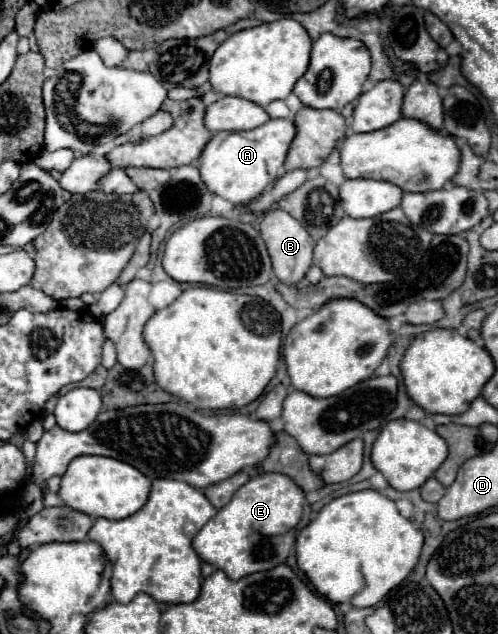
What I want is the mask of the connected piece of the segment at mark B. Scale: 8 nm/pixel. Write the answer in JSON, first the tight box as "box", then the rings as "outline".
{"box":[260,208,314,284],"outline":[[[272,208],[264,214],[264,220],[260,224],[260,234],[266,242],[266,248],[270,252],[272,258],[272,268],[276,278],[282,284],[296,284],[300,282],[310,264],[312,264],[312,250],[314,250],[314,238],[306,232],[306,228],[302,228],[302,224],[298,224],[298,220],[294,220],[288,212],[284,212],[282,208]]]}

